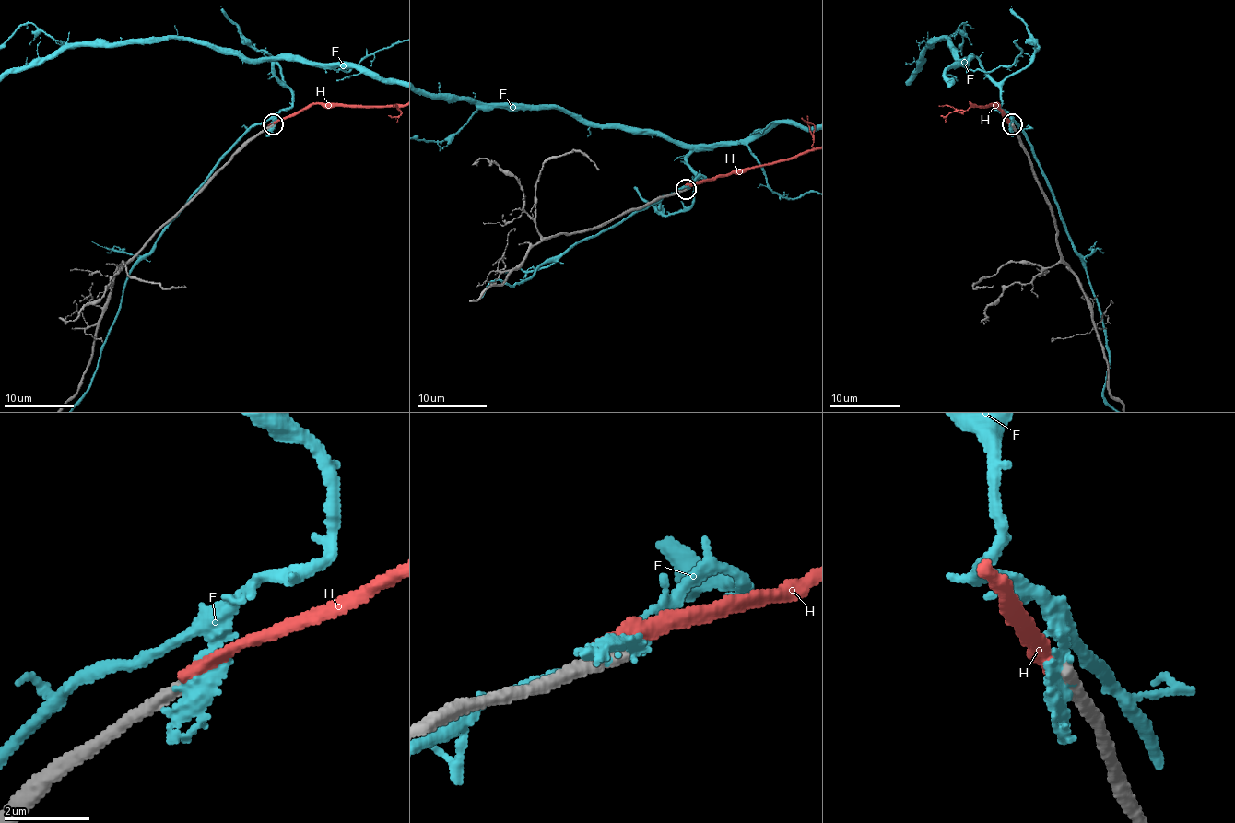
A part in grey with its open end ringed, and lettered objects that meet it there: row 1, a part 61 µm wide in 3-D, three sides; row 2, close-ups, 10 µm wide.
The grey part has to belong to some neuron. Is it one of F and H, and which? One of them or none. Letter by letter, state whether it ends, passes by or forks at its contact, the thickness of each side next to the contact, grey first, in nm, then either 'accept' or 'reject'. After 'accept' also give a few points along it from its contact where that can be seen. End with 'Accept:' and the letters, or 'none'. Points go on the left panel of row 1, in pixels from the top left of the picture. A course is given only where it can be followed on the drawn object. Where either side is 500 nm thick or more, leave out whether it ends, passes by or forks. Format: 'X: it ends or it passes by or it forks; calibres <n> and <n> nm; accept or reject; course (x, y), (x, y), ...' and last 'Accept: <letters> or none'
F: it passes by; calibres 360 and 380 nm; reject
H: it ends; calibres 340 and 400 nm; reject
Accept: none

